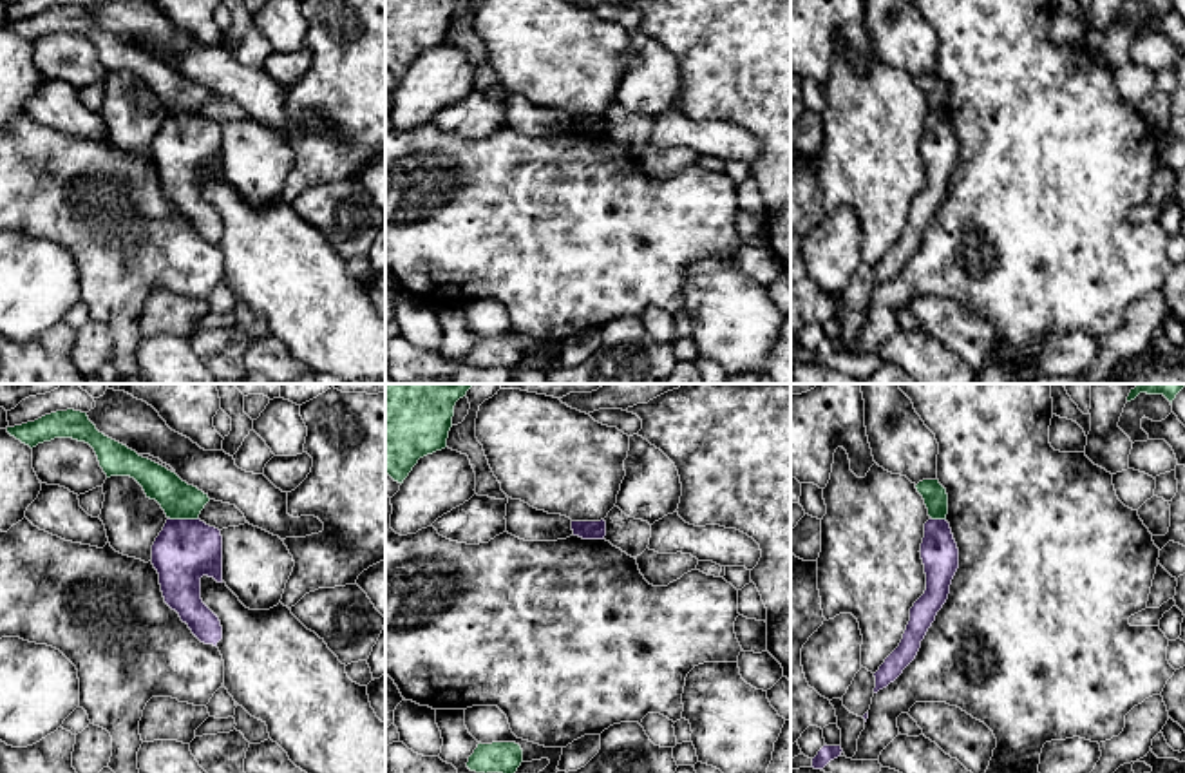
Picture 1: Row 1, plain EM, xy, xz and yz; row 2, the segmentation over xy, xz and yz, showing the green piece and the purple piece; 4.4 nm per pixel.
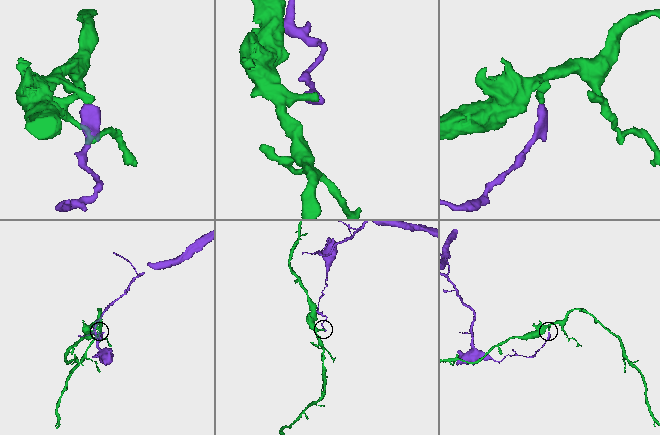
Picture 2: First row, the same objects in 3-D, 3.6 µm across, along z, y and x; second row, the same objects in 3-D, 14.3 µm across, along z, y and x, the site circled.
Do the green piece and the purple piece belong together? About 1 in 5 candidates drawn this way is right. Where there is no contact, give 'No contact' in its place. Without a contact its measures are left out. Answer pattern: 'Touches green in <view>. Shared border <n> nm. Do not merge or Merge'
Touches green in xy. Shared border 140 nm. Do not merge

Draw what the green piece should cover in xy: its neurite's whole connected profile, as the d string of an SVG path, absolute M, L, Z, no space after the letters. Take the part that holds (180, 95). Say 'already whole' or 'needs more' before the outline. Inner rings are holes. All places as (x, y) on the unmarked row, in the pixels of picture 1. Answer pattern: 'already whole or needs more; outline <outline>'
already whole; outline M74 4L56 5L34 16L7 22L7 27L31 43L54 33L89 38L107 72L134 72L147 92L156 94L170 114L197 114L210 96L208 89L188 80L175 67L100 27L87 7Z

